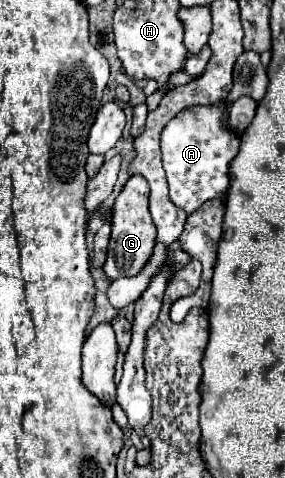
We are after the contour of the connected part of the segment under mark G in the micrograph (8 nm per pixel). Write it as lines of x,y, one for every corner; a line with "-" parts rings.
133,174
113,202
111,240
109,240
107,262
103,266
107,278
115,280
121,276
137,276
141,268
149,262
149,256
153,254
155,234
157,234
155,224
149,212
149,184
141,174

